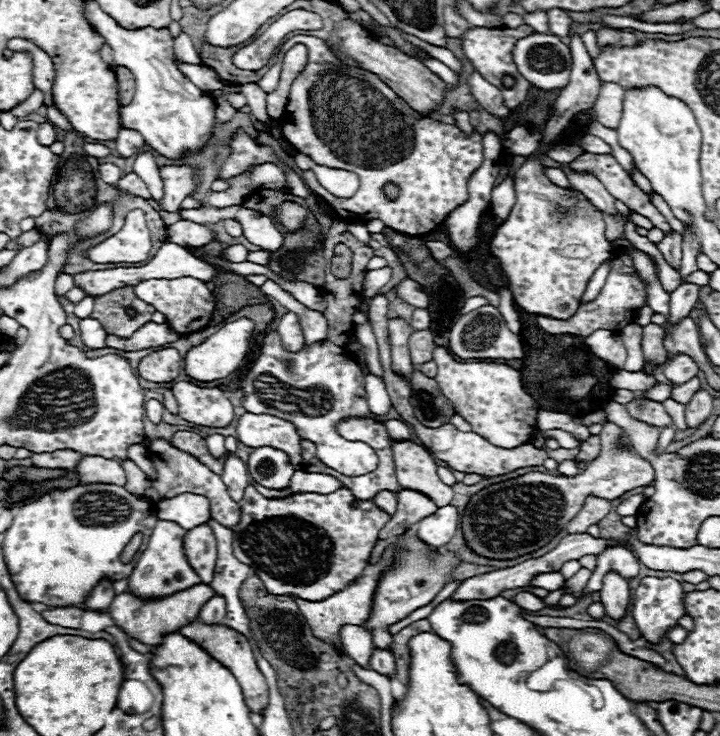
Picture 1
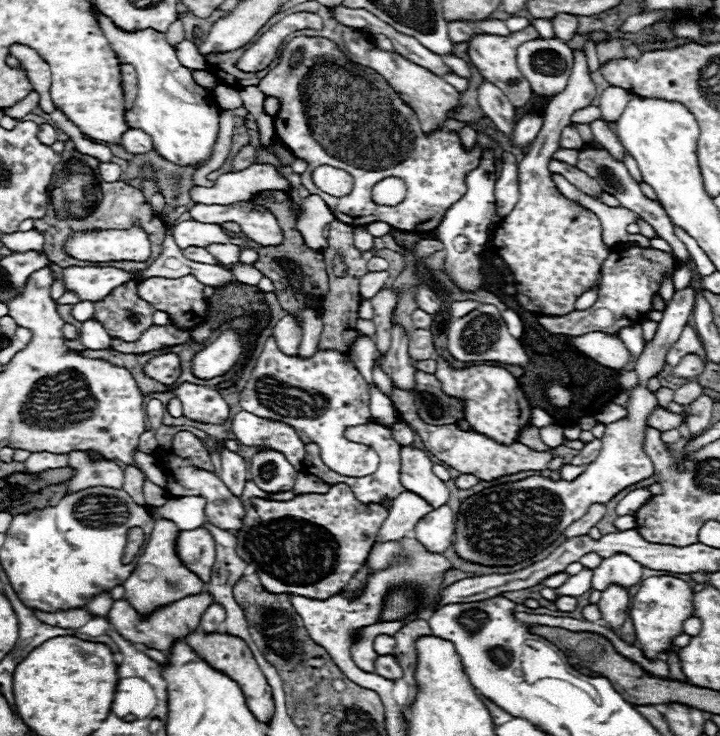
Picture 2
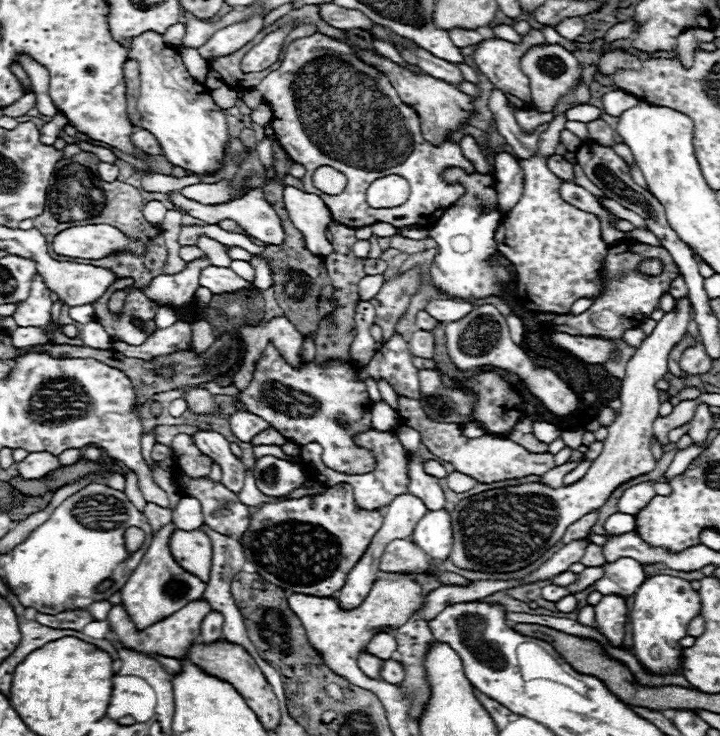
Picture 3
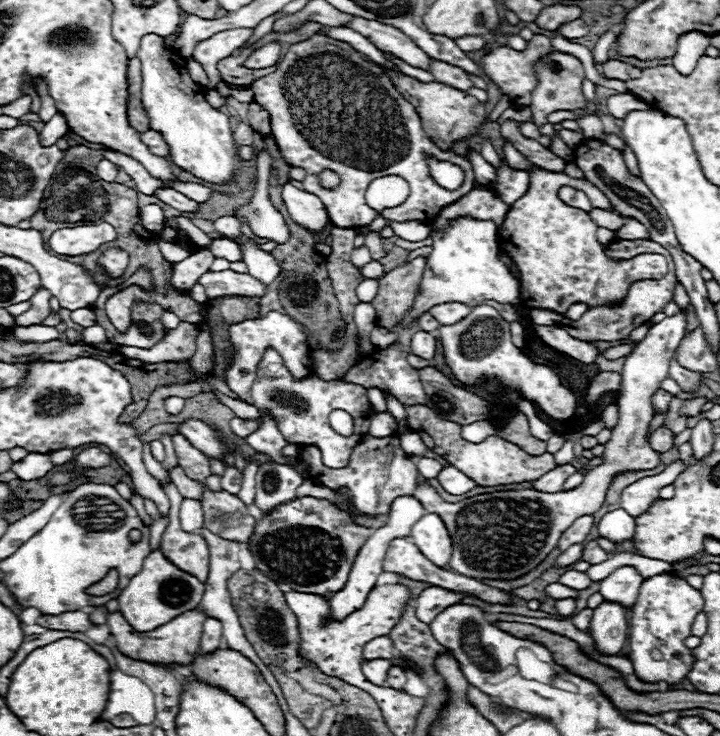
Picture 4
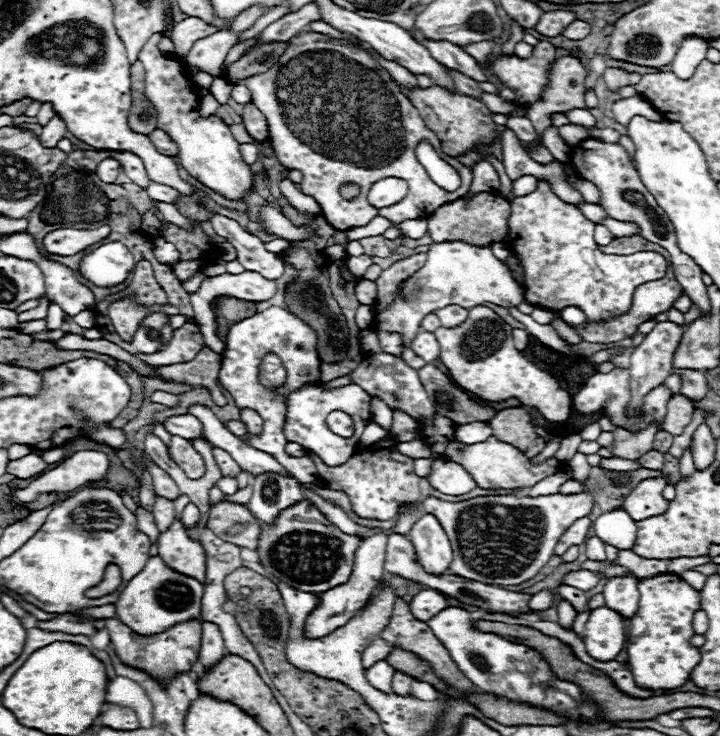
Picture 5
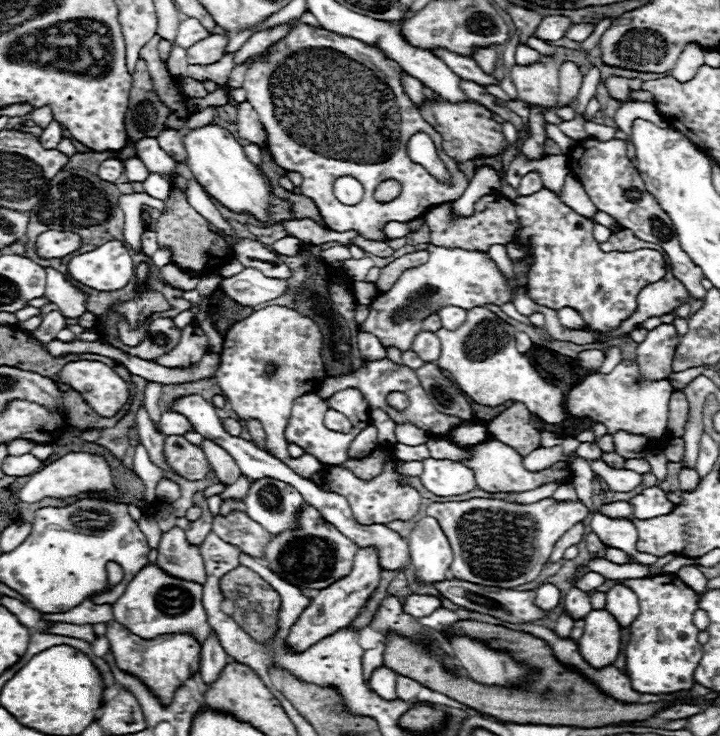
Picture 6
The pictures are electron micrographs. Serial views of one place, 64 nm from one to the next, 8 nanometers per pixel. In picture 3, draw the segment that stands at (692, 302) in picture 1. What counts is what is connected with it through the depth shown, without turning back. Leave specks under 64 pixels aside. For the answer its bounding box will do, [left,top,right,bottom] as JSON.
[450,300,690,572]

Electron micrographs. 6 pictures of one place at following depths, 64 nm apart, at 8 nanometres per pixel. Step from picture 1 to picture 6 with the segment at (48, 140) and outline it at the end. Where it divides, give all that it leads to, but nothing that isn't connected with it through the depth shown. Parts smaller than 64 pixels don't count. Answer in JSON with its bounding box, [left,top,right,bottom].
[38,120,62,148]

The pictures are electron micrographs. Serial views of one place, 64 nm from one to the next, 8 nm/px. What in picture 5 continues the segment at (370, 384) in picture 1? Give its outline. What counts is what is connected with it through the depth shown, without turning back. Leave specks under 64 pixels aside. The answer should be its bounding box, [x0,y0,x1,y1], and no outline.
[358,422,386,450]

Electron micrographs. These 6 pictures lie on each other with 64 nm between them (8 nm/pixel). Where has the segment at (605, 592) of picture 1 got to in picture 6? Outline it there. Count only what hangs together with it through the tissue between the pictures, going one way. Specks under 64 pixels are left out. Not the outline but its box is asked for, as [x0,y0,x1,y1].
[578,610,620,668]

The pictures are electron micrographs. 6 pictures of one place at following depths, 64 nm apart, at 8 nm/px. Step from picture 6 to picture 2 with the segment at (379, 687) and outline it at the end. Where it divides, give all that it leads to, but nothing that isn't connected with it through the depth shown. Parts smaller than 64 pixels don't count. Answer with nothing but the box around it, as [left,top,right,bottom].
[352,622,402,672]

